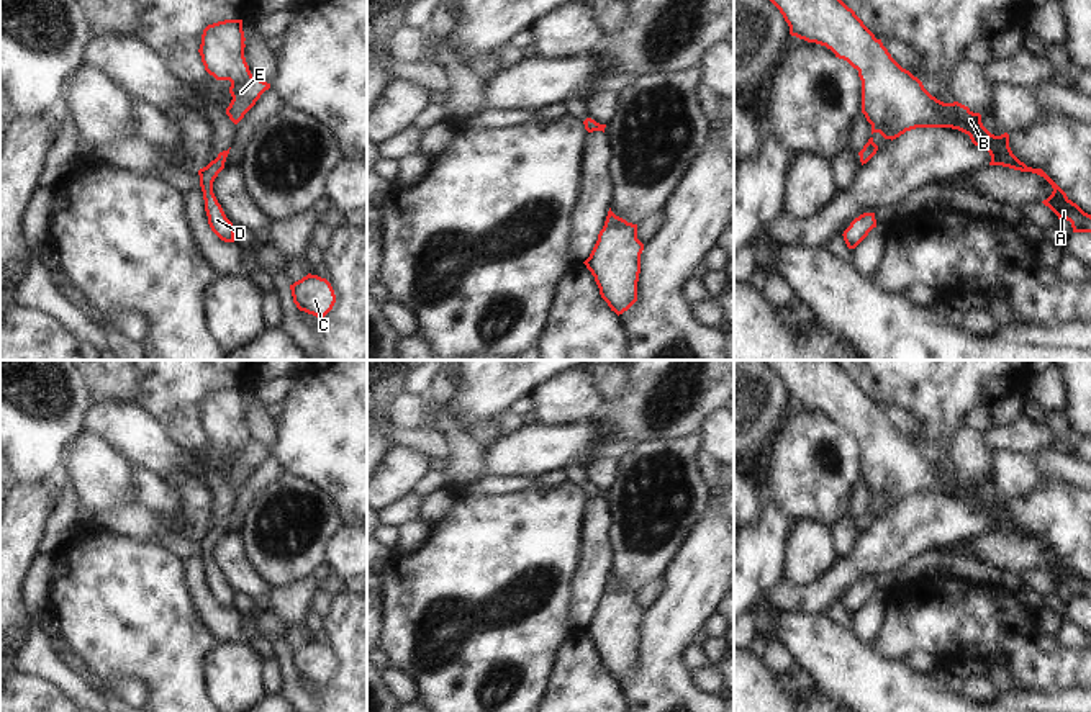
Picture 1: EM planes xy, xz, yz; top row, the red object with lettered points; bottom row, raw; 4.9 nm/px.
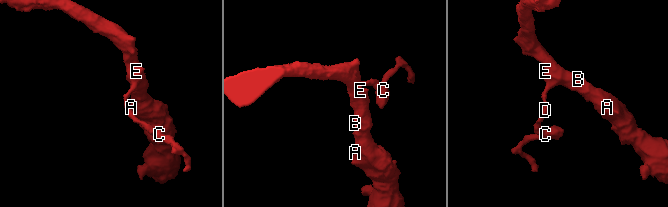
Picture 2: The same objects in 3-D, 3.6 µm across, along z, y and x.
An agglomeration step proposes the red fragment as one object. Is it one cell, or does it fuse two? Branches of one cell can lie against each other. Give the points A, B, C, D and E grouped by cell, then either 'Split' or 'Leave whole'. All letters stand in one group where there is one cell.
Groups: A B C D E. Leave whole.

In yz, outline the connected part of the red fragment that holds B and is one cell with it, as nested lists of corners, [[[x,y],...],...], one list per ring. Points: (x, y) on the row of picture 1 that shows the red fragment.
[[[770,0],[783,15],[785,21],[790,26],[790,34],[808,43],[816,43],[831,49],[835,57],[847,61],[853,69],[858,70],[862,80],[862,113],[867,121],[871,124],[871,134],[880,133],[885,139],[896,139],[906,131],[916,128],[952,128],[958,129],[970,136],[975,146],[985,147],[989,155],[989,165],[1003,165],[1021,172],[1032,172],[1043,177],[1053,188],[1052,195],[1042,203],[1048,206],[1058,219],[1066,219],[1071,223],[1073,232],[1091,232],[1091,214],[1084,213],[1076,203],[1073,203],[1066,193],[1042,170],[1027,167],[1021,162],[1009,147],[1009,134],[1001,136],[991,134],[981,123],[981,115],[973,113],[968,106],[953,101],[944,103],[932,97],[922,85],[922,82],[914,77],[909,70],[903,69],[883,46],[881,39],[876,39],[875,34],[863,25],[863,21],[849,8],[842,0]]]

